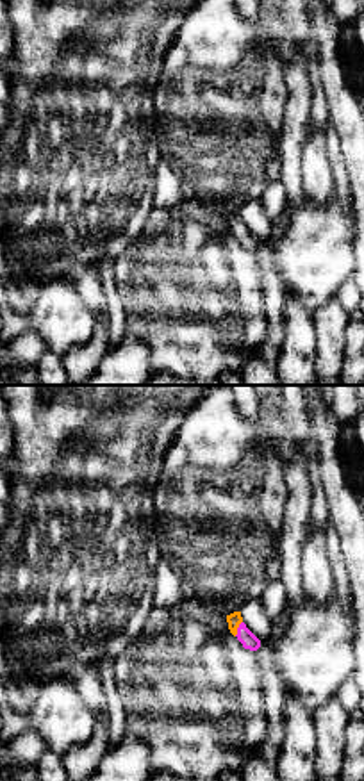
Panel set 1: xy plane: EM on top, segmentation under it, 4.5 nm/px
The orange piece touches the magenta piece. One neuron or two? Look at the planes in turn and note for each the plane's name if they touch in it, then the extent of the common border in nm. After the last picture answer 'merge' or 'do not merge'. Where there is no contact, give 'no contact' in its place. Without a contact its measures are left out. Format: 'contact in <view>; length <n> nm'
contact in xy; length 80 nm

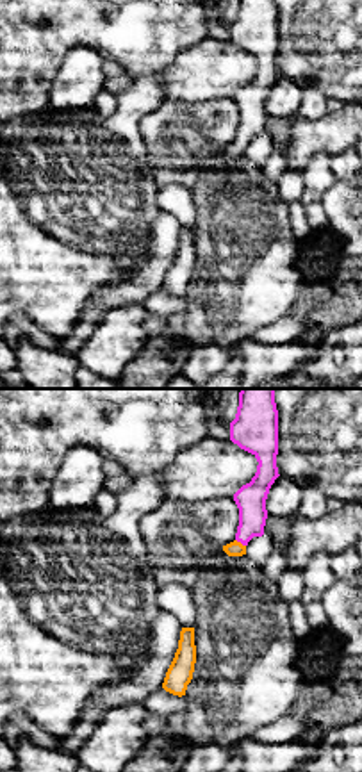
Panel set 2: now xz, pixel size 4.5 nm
contact in xz; length 60 nm

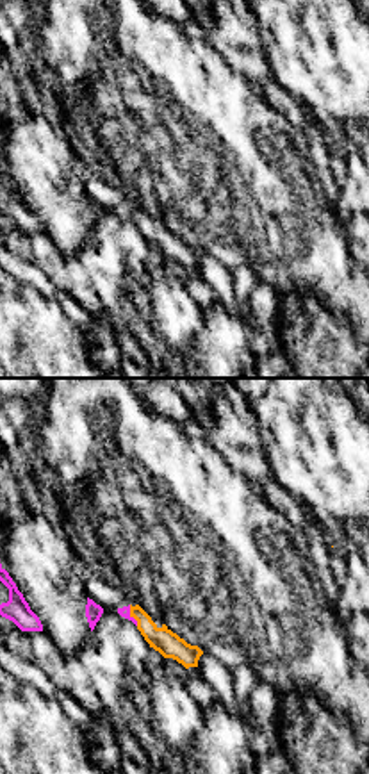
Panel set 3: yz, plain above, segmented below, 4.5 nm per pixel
contact in yz; length 100 nm

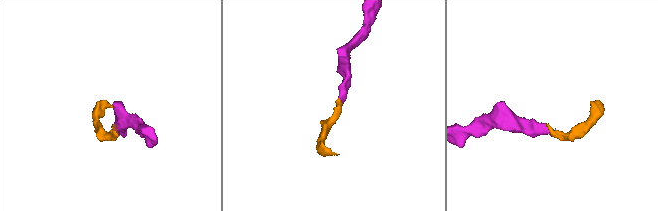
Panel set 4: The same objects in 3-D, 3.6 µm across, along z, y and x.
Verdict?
merge

